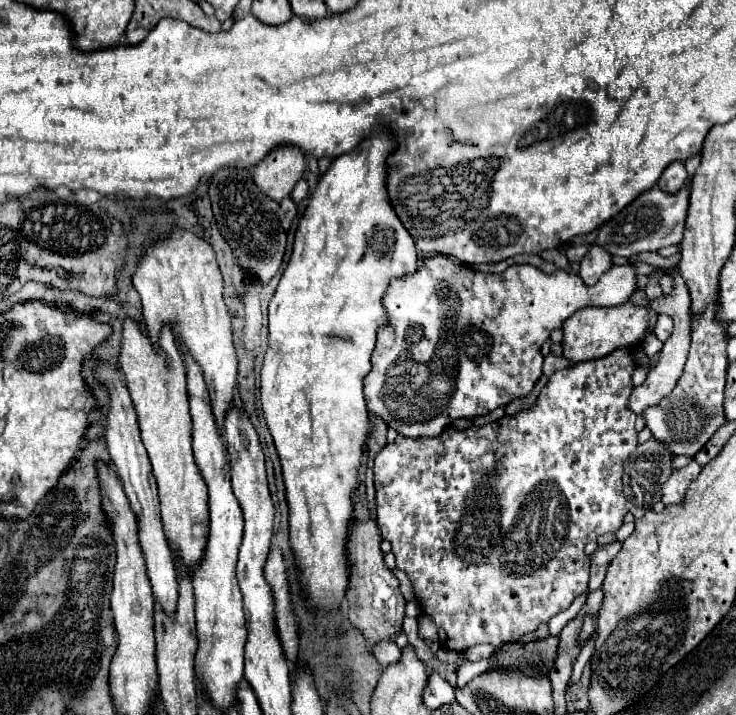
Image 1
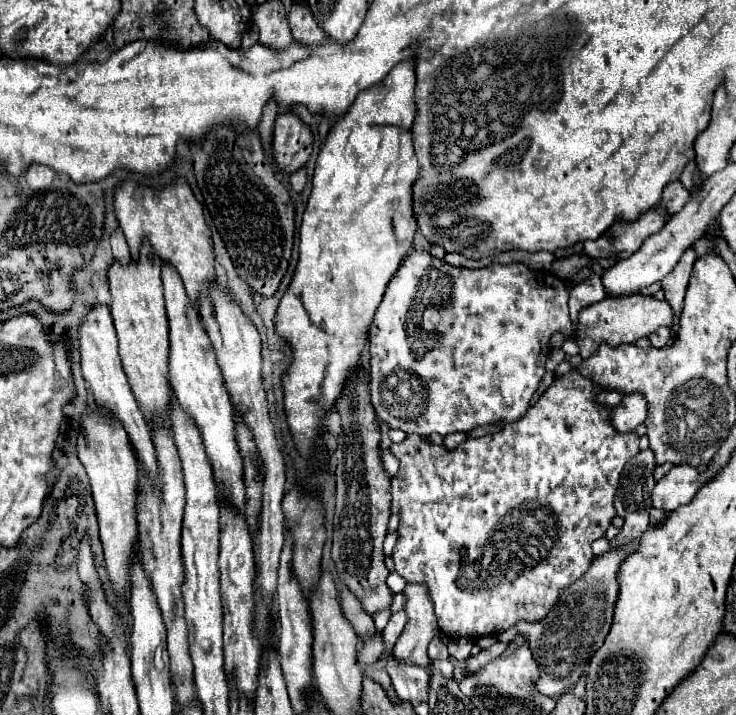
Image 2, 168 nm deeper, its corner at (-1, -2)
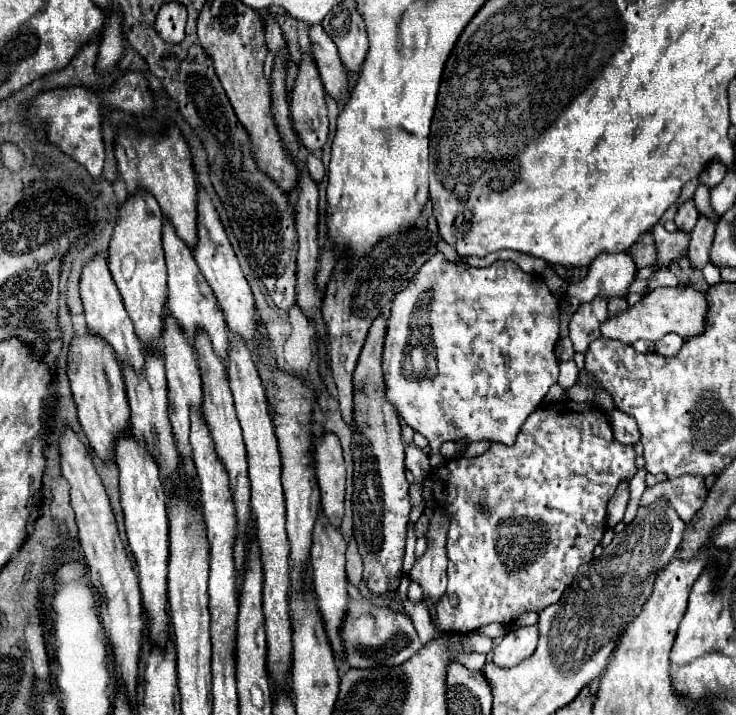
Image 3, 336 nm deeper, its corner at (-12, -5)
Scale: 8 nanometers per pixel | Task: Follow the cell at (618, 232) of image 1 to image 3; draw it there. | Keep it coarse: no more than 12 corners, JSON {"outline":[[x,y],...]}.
{"outline":[[626,252],[600,254],[568,286],[580,302],[626,298],[636,268]]}

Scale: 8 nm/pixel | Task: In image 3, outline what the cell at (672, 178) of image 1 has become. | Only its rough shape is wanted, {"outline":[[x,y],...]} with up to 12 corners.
{"outline":[[692,200],[678,208],[674,218],[678,230],[692,232],[698,210]]}

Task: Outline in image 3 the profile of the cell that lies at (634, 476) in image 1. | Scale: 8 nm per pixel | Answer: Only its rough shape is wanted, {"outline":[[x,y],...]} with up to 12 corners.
{"outline":[[640,468],[630,480],[630,502],[624,522],[632,522],[640,506],[640,496],[646,490],[648,472]]}

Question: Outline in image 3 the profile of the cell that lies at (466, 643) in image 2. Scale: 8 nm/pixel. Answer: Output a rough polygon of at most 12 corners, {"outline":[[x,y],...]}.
{"outline":[[492,623],[478,629],[491,638],[504,637],[510,625]]}

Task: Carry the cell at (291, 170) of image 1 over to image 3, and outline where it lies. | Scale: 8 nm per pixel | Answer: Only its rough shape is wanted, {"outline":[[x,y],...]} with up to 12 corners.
{"outline":[[310,52],[302,54],[290,112],[310,152],[328,140],[326,92]]}

